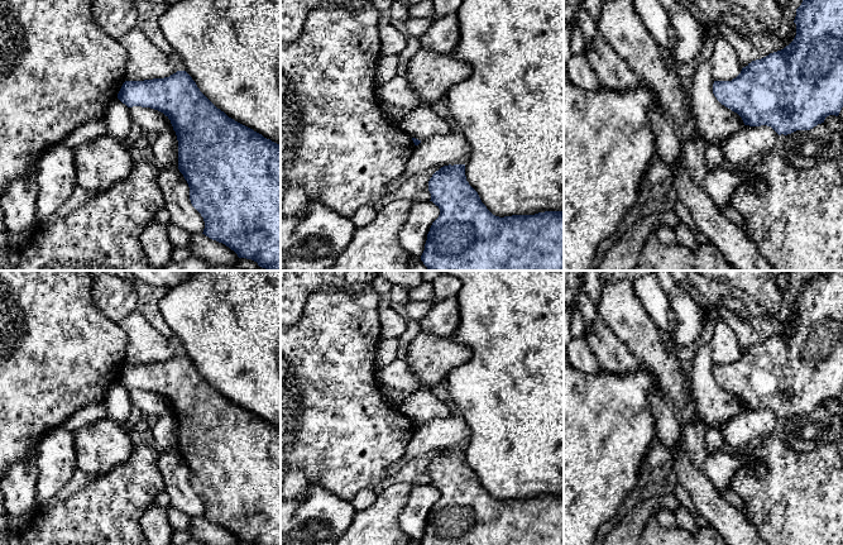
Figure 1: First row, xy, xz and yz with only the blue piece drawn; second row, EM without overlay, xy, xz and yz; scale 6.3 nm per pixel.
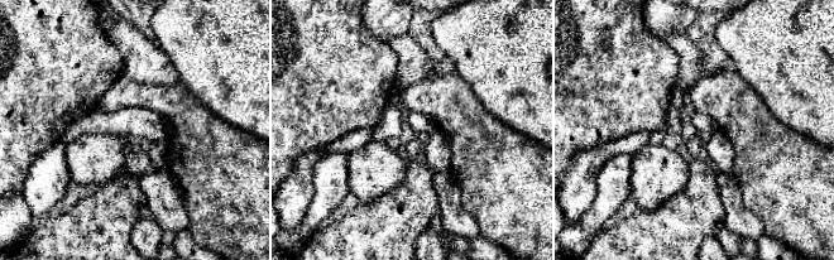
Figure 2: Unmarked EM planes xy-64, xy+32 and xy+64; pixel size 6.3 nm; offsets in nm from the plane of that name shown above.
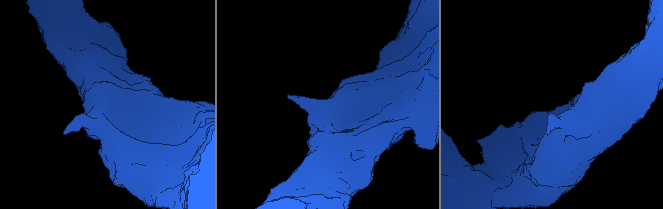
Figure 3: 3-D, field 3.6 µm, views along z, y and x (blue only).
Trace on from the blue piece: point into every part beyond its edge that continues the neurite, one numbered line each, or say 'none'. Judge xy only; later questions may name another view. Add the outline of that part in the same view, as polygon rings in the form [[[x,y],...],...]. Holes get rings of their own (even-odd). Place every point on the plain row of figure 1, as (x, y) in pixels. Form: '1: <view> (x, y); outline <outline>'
none

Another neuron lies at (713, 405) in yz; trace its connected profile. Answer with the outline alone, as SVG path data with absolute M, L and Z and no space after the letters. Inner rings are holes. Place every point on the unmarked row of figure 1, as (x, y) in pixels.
M704 344L695 352L690 374L694 397L693 415L708 427L722 427L744 406L737 396L717 383L713 367L710 345Z

